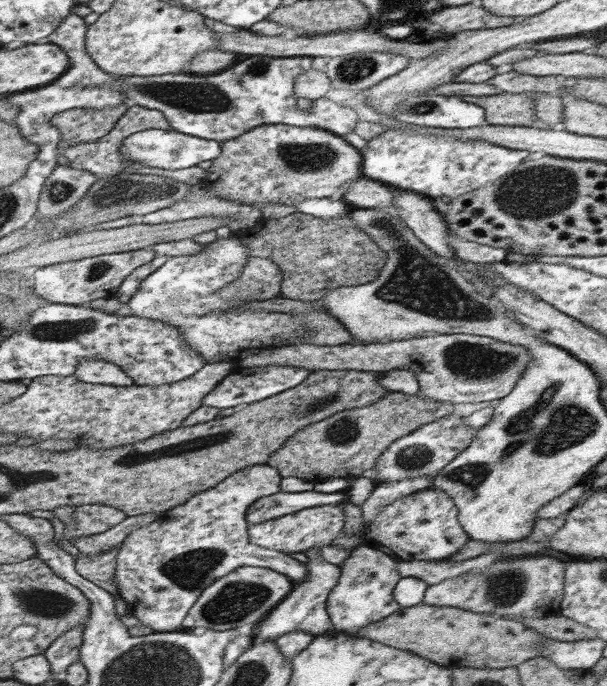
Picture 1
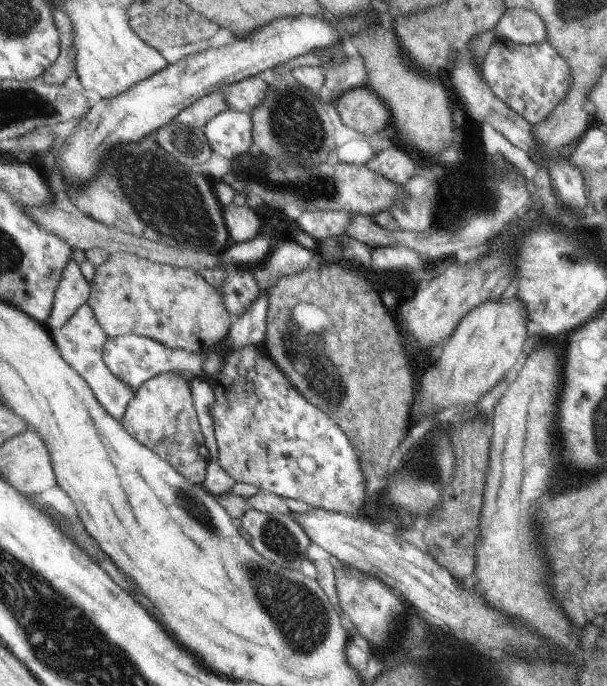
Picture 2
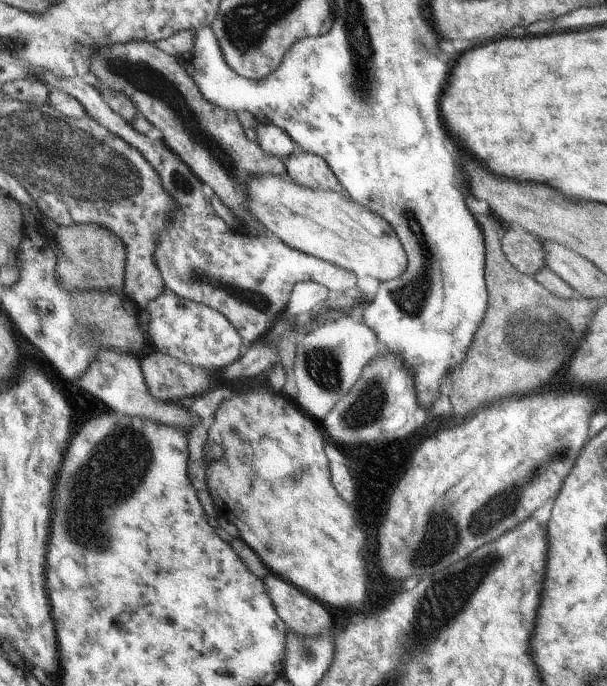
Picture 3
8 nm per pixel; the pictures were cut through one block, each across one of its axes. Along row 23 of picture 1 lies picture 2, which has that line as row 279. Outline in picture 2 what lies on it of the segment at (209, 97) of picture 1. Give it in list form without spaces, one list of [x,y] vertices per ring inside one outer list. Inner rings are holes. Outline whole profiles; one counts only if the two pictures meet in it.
[[[72,260],[72,264],[64,272],[64,278],[56,294],[55,309],[49,322],[49,329],[53,331],[66,326],[83,306],[91,302],[92,293],[93,284],[82,274],[80,264]]]

